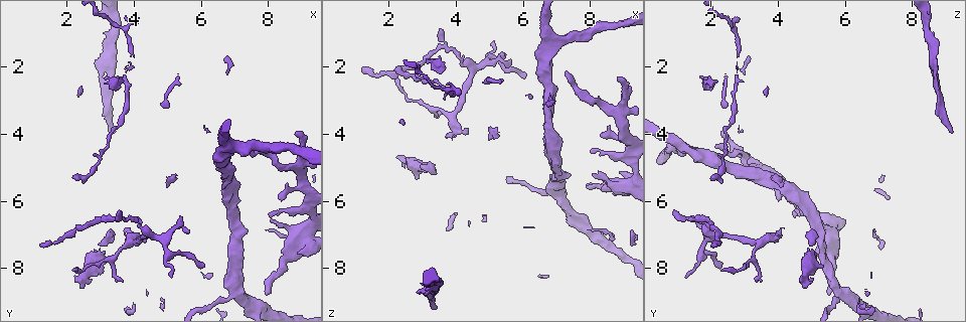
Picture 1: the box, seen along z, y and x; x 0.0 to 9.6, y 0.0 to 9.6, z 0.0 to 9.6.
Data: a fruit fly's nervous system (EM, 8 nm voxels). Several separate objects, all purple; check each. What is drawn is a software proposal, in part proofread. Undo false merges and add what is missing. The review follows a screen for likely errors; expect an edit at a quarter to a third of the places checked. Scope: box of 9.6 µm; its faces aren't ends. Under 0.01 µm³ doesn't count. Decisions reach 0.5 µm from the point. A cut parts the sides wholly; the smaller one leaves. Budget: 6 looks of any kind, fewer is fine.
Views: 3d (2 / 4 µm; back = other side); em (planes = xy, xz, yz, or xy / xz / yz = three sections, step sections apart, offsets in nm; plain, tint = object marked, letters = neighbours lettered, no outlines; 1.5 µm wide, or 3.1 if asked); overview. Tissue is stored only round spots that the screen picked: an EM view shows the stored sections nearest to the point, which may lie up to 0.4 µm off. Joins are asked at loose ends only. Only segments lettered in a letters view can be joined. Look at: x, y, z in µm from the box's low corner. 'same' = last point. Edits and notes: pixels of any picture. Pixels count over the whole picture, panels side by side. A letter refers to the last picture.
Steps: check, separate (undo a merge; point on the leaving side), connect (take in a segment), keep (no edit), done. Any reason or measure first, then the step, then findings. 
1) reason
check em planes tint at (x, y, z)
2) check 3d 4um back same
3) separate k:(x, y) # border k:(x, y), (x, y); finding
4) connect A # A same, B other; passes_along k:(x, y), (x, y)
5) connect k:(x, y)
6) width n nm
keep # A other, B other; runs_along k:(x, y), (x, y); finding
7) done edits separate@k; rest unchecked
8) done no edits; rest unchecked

free end
check 3d 4um back at (1.20, 7.35, 1.95)

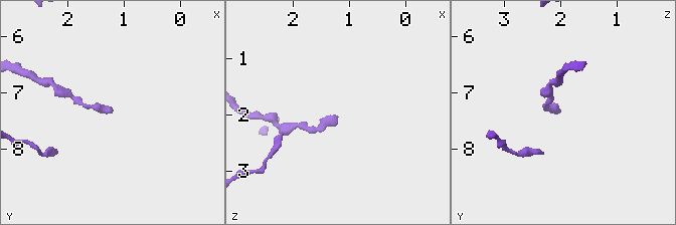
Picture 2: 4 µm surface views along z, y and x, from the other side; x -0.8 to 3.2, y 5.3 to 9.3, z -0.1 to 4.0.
check em planes tint at (1.20, 7.35, 2.00)

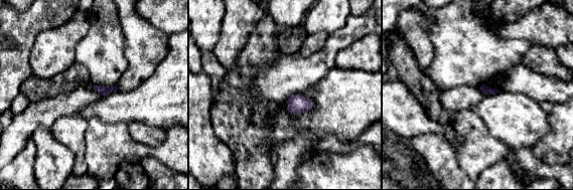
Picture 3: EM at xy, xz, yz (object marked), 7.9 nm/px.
see the neighbours
check em planes letters same

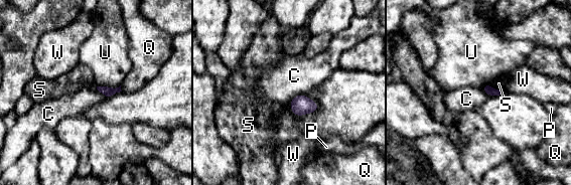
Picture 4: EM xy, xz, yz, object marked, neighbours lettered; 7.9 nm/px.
keep # C other, P other, Q other, S other, U other, W other; border 4:(304, 94), (295, 96), (289, 102); no lettered segment goes on from it

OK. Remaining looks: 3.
branch stops here
check 3d 4um at (8.85, 3.90, 2.35)

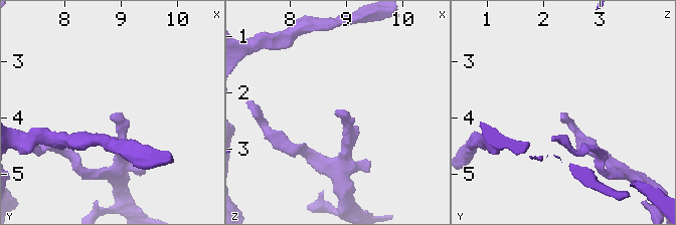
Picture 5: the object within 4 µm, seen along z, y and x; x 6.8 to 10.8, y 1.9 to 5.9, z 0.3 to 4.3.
check em xz step 4 letters at (8.90, 3.90, 2.30)

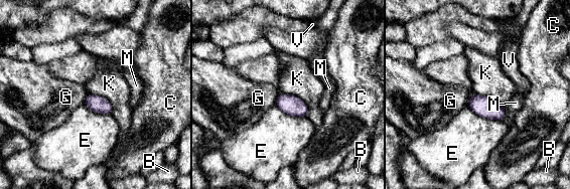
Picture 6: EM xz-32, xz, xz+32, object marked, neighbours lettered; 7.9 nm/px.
check em yz step 8 letters same

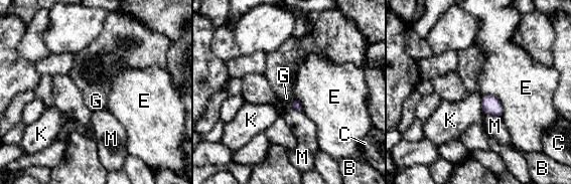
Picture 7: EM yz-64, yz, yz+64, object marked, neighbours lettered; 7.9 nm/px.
keep # B other, C other, E other, G other, K other, M other; border 7:(482, 94), (501, 103), (502, 116); none of them fits

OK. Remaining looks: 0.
done no edits; rest unchecked

